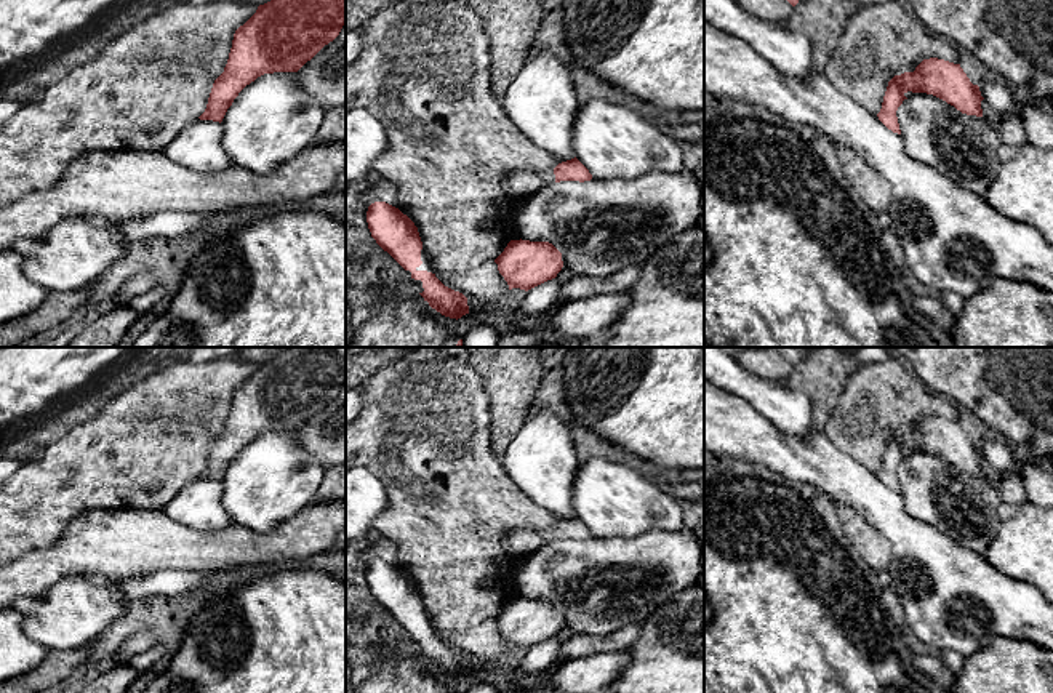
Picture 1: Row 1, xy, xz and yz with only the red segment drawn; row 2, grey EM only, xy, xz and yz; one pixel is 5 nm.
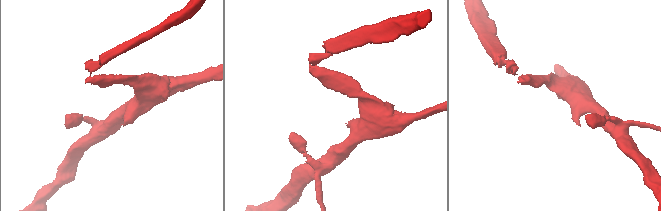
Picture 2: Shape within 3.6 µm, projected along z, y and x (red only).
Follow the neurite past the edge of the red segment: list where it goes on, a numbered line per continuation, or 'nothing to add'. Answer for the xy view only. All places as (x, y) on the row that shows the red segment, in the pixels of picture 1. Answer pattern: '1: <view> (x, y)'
nothing to add

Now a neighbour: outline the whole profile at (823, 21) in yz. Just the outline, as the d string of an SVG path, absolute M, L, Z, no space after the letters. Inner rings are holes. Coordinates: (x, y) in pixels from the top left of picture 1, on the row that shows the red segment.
M799 0L786 21L789 30L805 34L813 45L813 69L821 74L834 54L845 24L859 10L858 0Z

